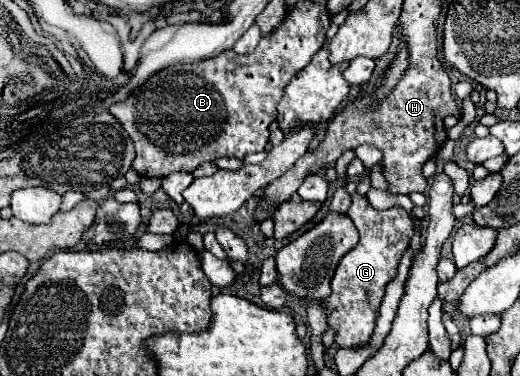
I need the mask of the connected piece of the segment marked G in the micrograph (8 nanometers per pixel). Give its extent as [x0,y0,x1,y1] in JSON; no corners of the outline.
[318,193,414,347]

